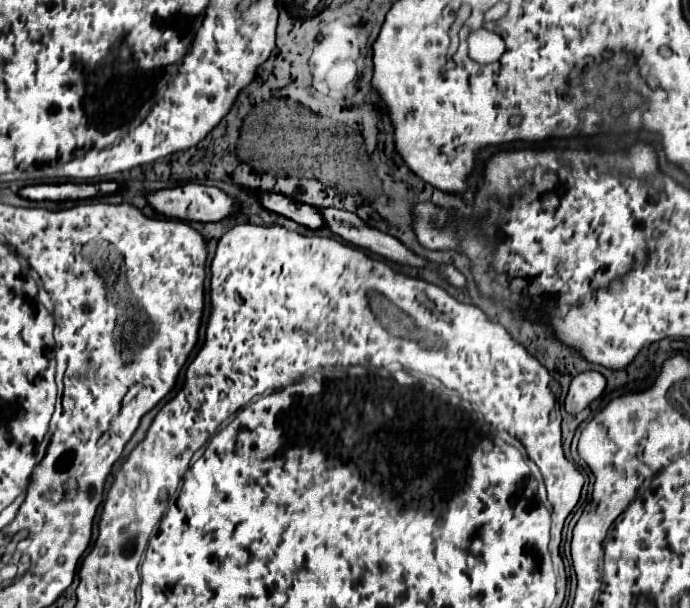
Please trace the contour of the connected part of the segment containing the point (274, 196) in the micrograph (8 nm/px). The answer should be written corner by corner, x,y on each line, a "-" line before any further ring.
260,193
260,201
266,209
274,211
274,213
280,213
308,229
324,229
326,227
326,221
320,213
320,209
312,207
312,205
306,205
306,203
298,203
286,195
280,195
280,193

